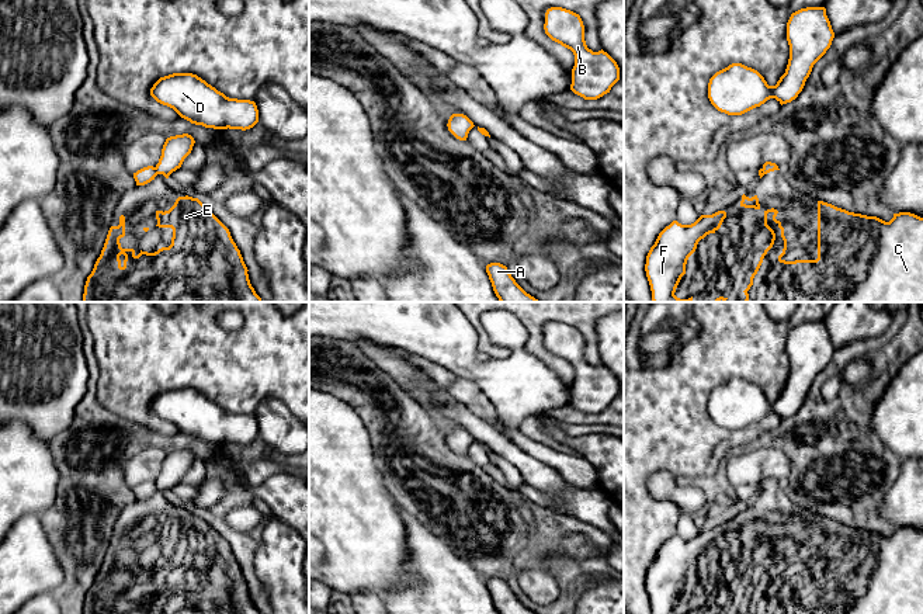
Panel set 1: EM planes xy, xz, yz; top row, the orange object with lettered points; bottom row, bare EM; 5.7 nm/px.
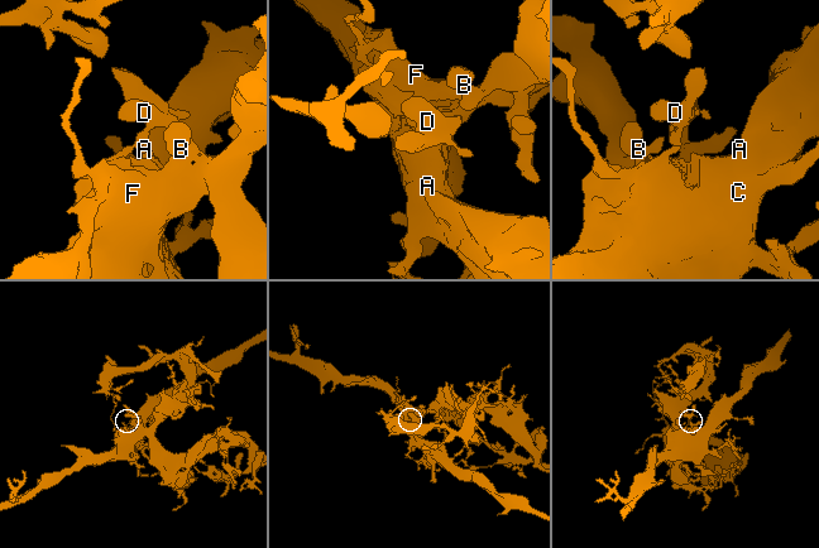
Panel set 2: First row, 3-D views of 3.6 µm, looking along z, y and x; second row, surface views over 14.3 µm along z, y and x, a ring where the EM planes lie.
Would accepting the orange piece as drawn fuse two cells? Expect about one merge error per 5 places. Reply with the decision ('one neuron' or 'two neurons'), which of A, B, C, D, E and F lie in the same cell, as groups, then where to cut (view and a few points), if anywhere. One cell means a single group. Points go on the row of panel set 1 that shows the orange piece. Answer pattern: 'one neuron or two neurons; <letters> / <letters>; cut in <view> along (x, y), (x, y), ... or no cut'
one neuron; A B C D E F; no cut

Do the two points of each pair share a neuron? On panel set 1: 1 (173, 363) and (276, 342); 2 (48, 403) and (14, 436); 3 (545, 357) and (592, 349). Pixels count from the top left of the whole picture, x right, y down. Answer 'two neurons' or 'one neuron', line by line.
1: one neuron
2: two neurons
3: one neuron

